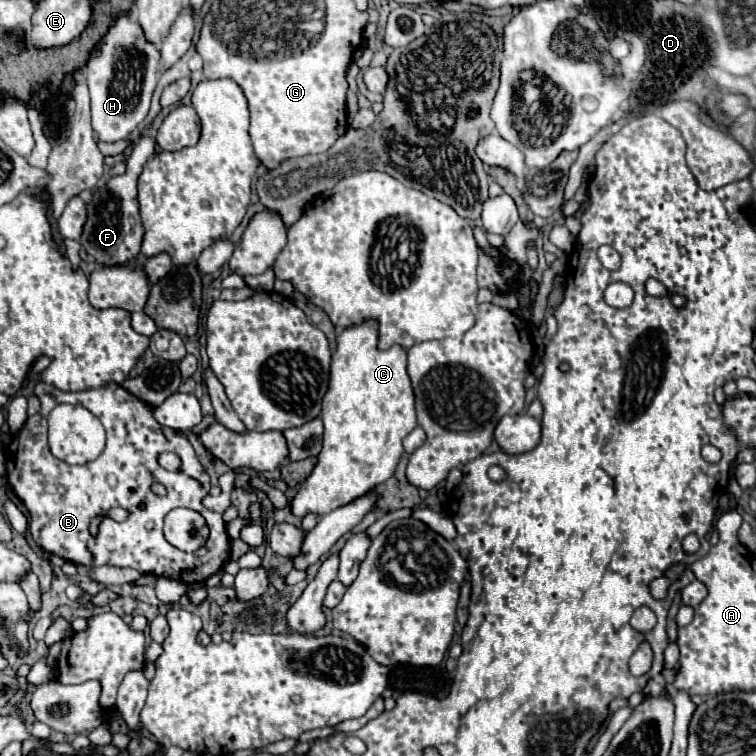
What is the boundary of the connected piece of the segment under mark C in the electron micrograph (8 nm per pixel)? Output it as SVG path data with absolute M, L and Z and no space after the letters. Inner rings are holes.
M363 322L359 326L351 326L347 330L341 330L341 334L337 336L337 352L331 362L329 390L323 398L321 420L325 424L323 450L317 456L313 472L307 476L307 480L301 484L299 492L289 504L291 512L301 518L307 514L323 516L385 484L393 476L399 458L403 454L401 440L417 426L413 388L407 378L407 354L401 346L391 346L385 352L377 350L375 322Z

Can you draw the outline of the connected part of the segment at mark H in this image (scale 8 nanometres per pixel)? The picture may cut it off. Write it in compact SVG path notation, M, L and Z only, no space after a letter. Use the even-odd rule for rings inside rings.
M119 16L115 26L111 26L111 30L103 36L99 46L95 46L87 62L91 120L99 142L125 140L145 120L151 94L157 86L157 70L157 48L151 46L147 38L143 38L143 30L139 30L139 24L133 20L133 16Z

